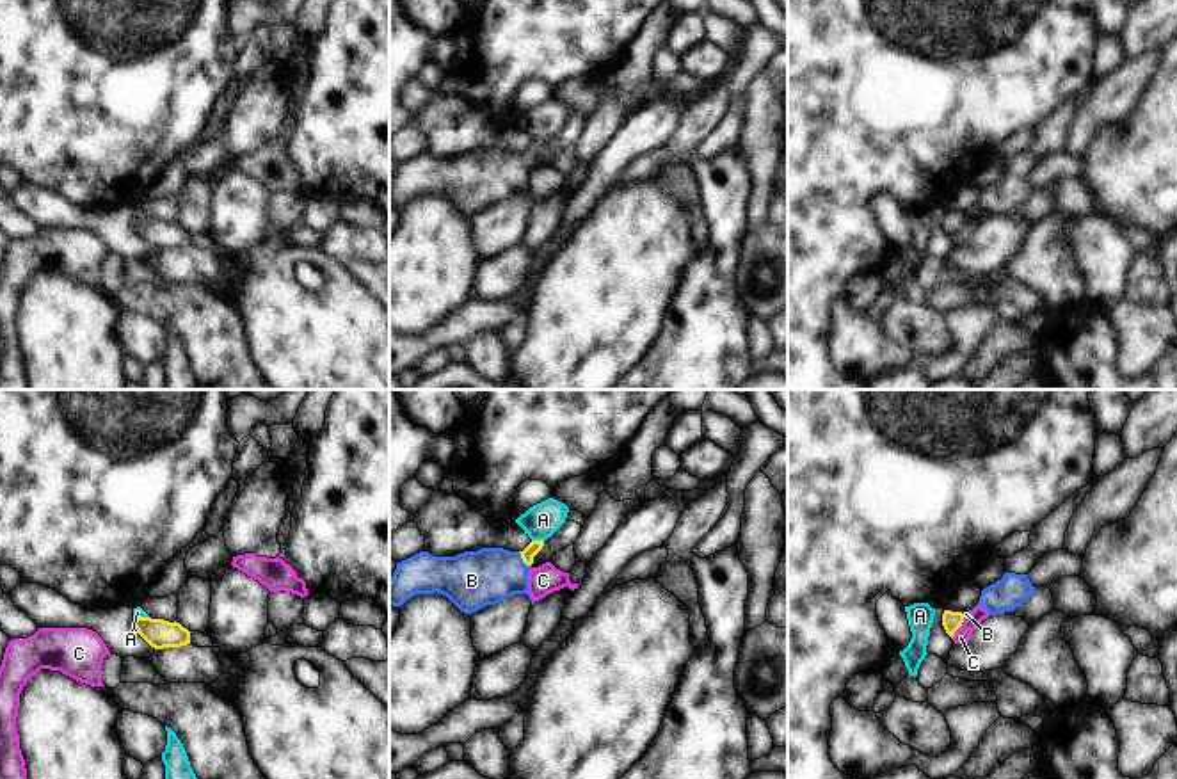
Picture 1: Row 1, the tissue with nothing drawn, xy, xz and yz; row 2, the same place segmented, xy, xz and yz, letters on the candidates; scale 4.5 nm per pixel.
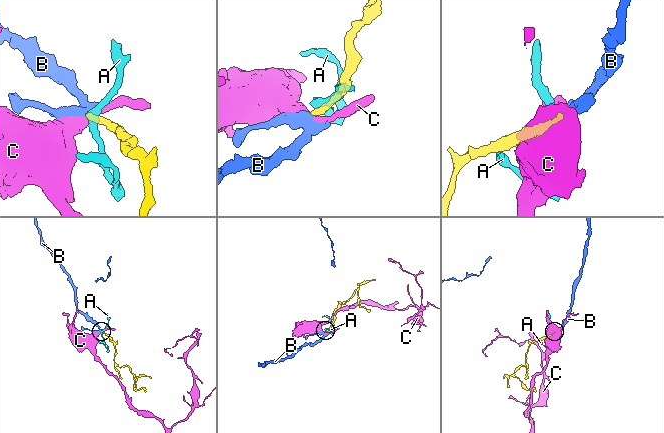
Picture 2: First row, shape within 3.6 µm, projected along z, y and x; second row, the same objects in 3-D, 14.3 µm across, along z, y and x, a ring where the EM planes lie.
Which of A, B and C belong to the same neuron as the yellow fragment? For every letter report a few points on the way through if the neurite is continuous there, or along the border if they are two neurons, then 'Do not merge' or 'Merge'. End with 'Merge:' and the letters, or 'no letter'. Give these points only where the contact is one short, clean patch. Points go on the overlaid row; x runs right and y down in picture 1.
A: Boundary: xz (532, 539), (543, 541). Do not merge
B: Path across: xz (534, 546), (523, 561), (505, 573), (472, 580). Merge
C: Boundary: yz (964, 619), (952, 637). Do not merge
Merge: B.

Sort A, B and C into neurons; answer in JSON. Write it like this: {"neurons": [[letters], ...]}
{"neurons": [["A"], ["B"], ["C"]]}

